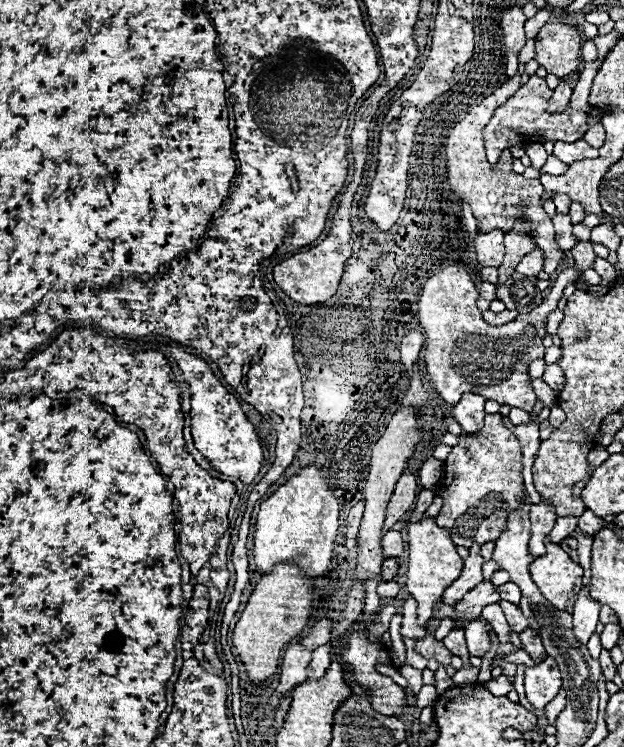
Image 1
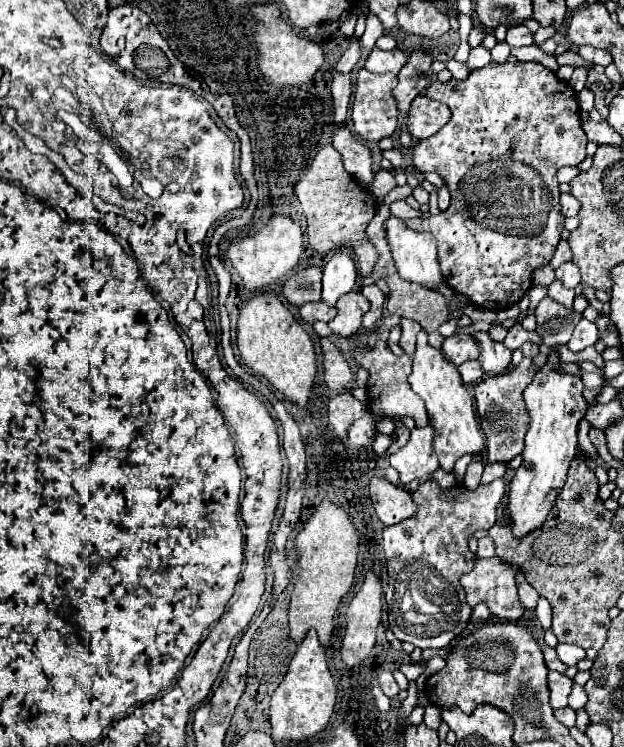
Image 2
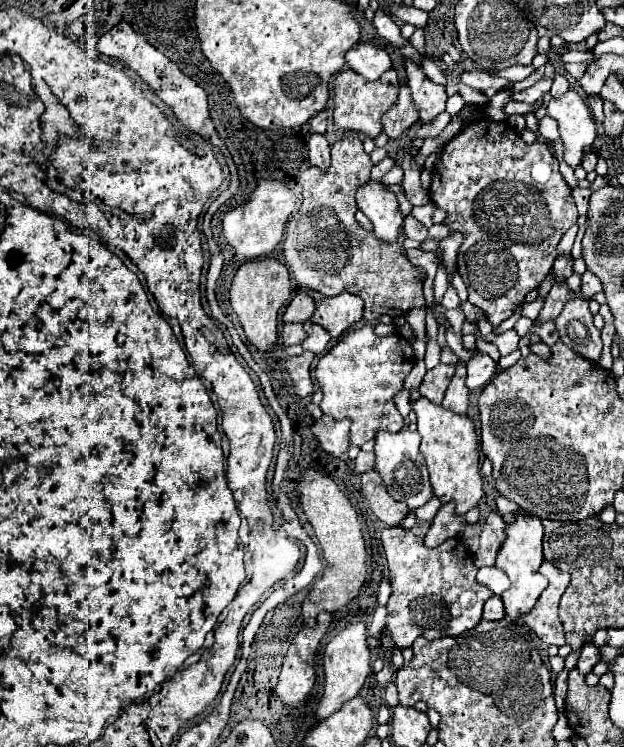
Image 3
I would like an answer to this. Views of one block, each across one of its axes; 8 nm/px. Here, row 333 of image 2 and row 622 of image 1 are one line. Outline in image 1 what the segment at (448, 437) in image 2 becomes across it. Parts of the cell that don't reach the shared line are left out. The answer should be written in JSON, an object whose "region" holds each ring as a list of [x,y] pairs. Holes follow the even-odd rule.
{"region":[[[422,518],[420,522],[408,524],[408,548],[406,588],[418,602],[418,620],[424,626],[432,616],[434,602],[442,598],[442,590],[462,572],[462,558],[456,552],[456,544],[450,540],[450,532],[440,528],[434,518]]]}

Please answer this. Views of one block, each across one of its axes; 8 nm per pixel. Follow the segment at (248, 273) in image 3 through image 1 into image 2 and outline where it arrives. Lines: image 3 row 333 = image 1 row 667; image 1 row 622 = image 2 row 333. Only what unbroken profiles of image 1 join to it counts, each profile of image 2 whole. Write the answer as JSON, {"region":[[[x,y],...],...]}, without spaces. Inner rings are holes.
{"region":[[[262,292],[246,302],[238,318],[236,346],[242,360],[256,374],[262,374],[276,390],[288,396],[294,404],[306,406],[312,394],[316,378],[316,352],[310,336],[296,322],[296,318],[284,308],[274,292]]]}

